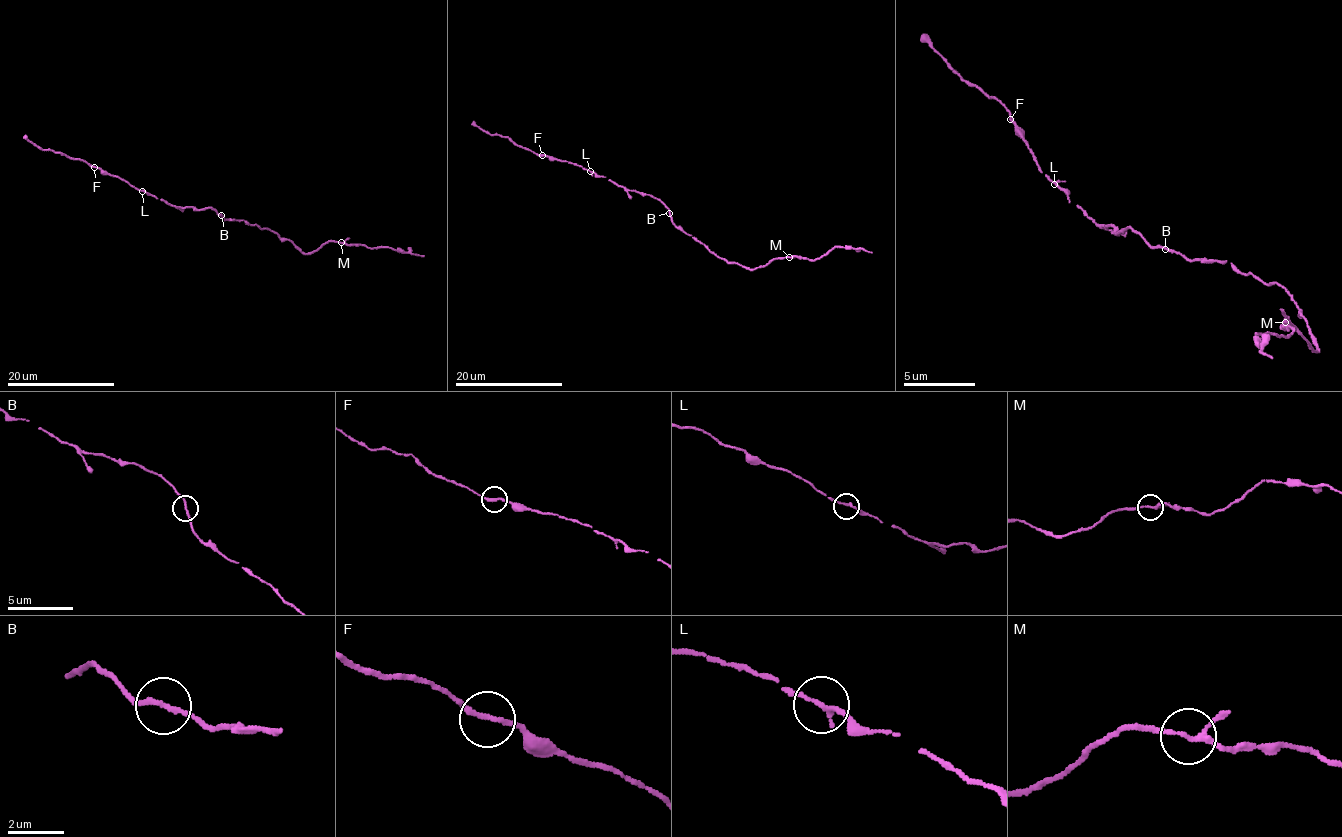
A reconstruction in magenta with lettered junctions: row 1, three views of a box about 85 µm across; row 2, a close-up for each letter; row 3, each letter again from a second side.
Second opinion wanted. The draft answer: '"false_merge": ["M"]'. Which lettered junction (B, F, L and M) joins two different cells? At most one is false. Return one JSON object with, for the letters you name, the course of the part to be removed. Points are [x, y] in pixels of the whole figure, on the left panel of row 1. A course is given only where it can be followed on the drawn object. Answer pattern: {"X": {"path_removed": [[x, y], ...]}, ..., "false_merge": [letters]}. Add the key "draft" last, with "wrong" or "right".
{"false_merge": [], "draft": "wrong"}

